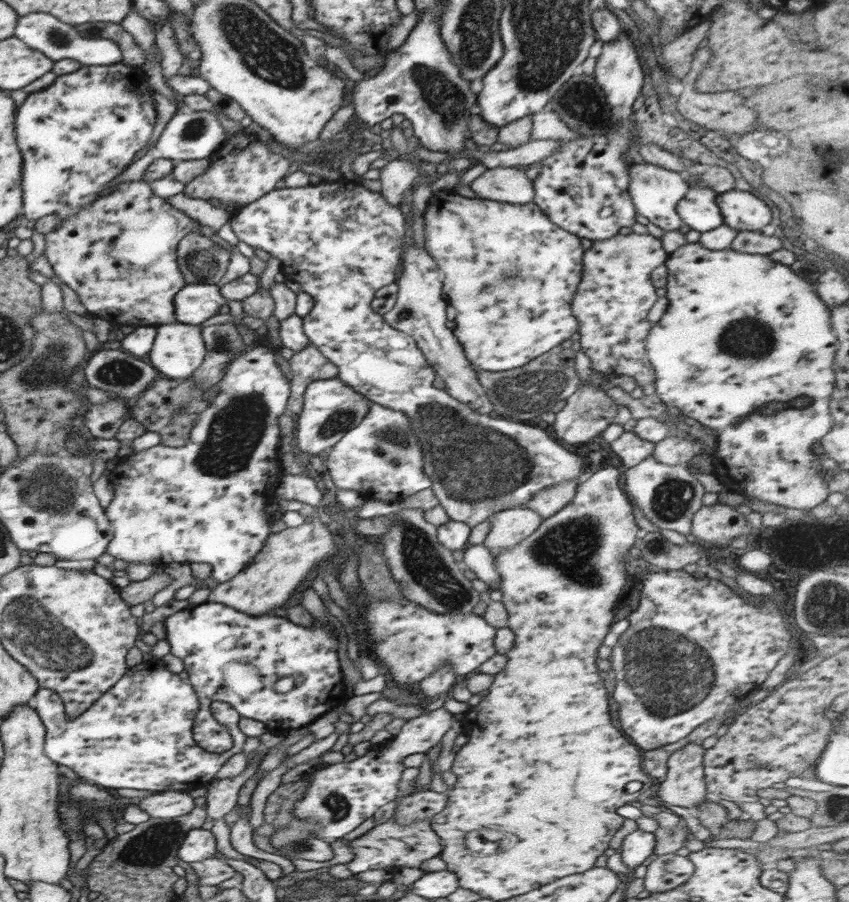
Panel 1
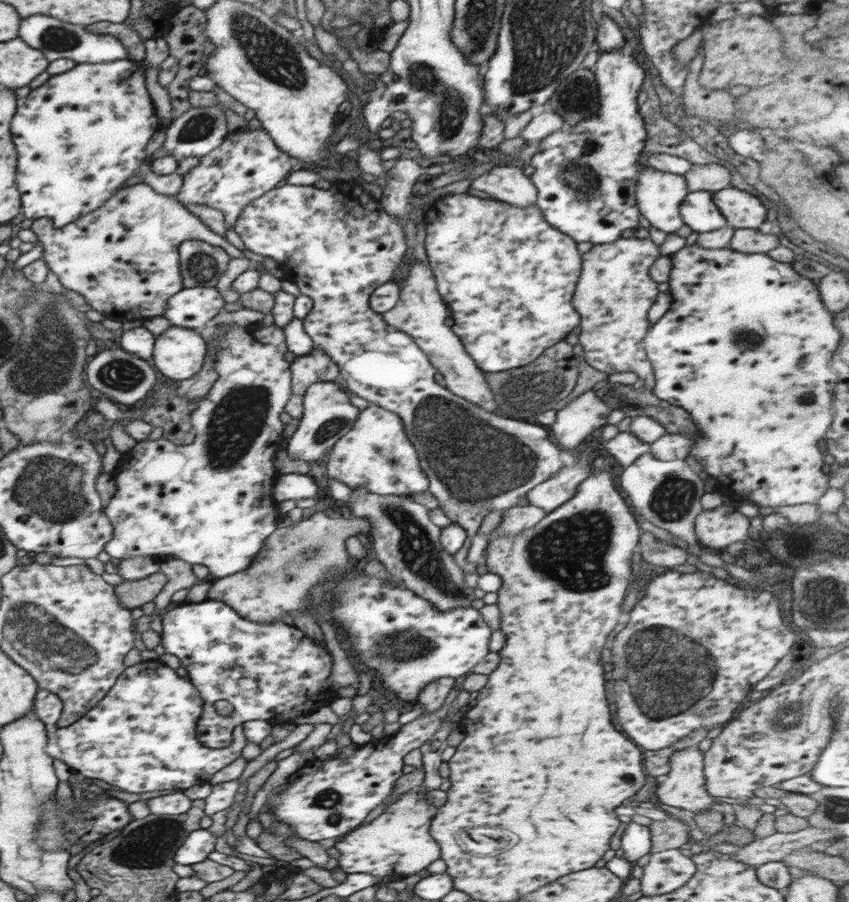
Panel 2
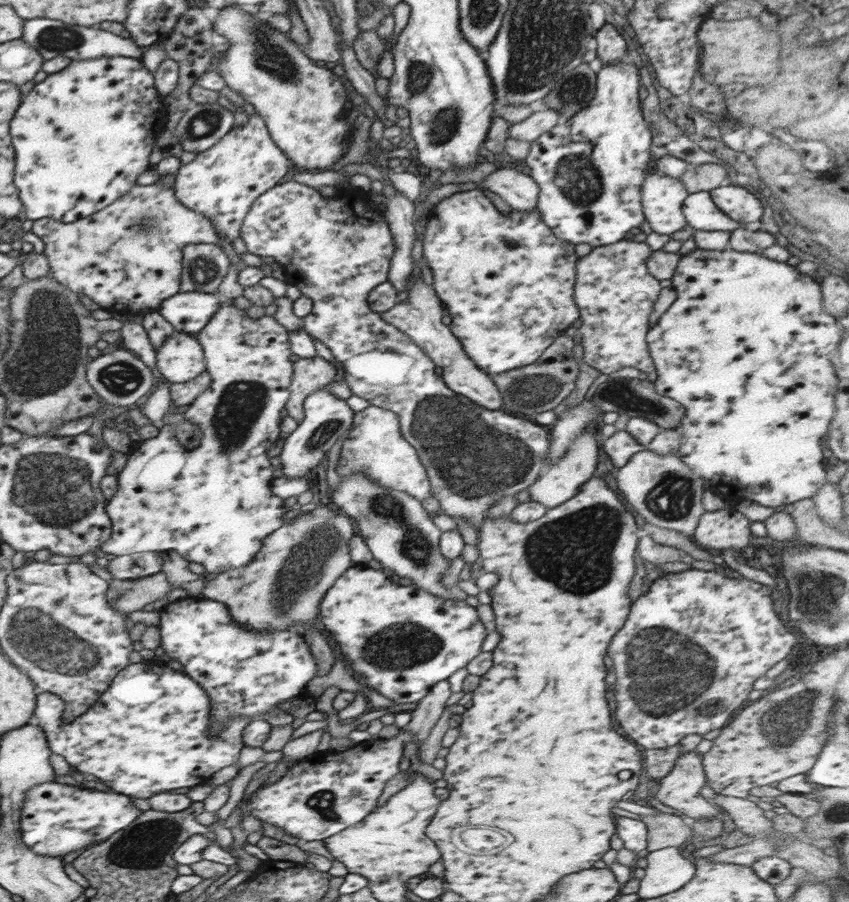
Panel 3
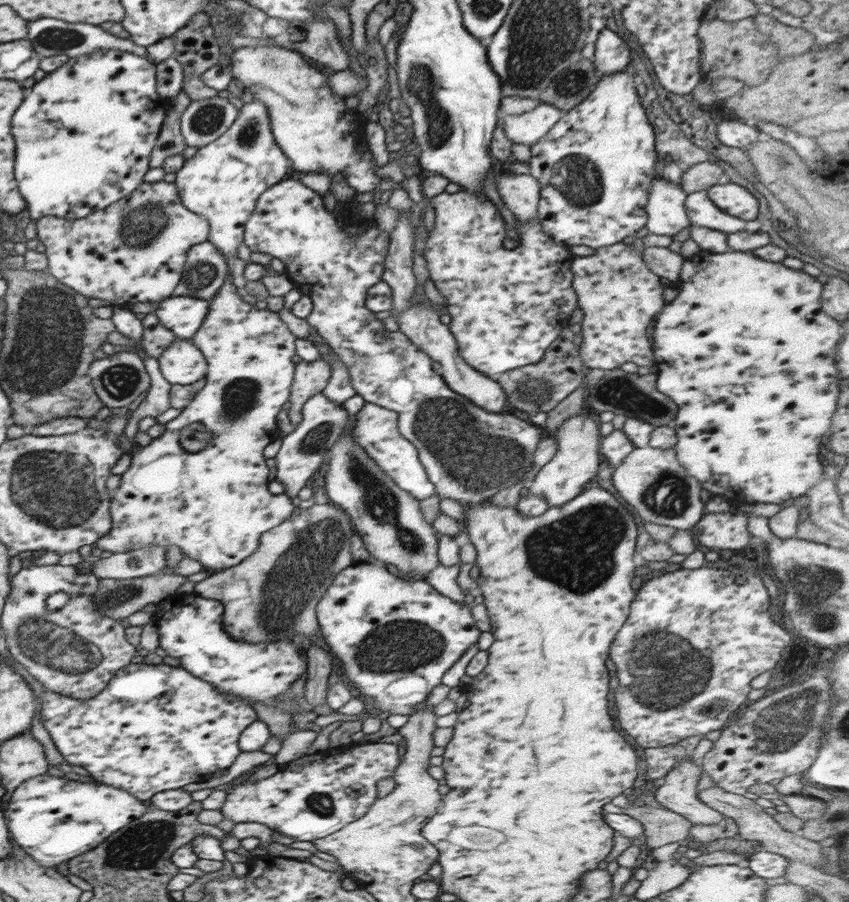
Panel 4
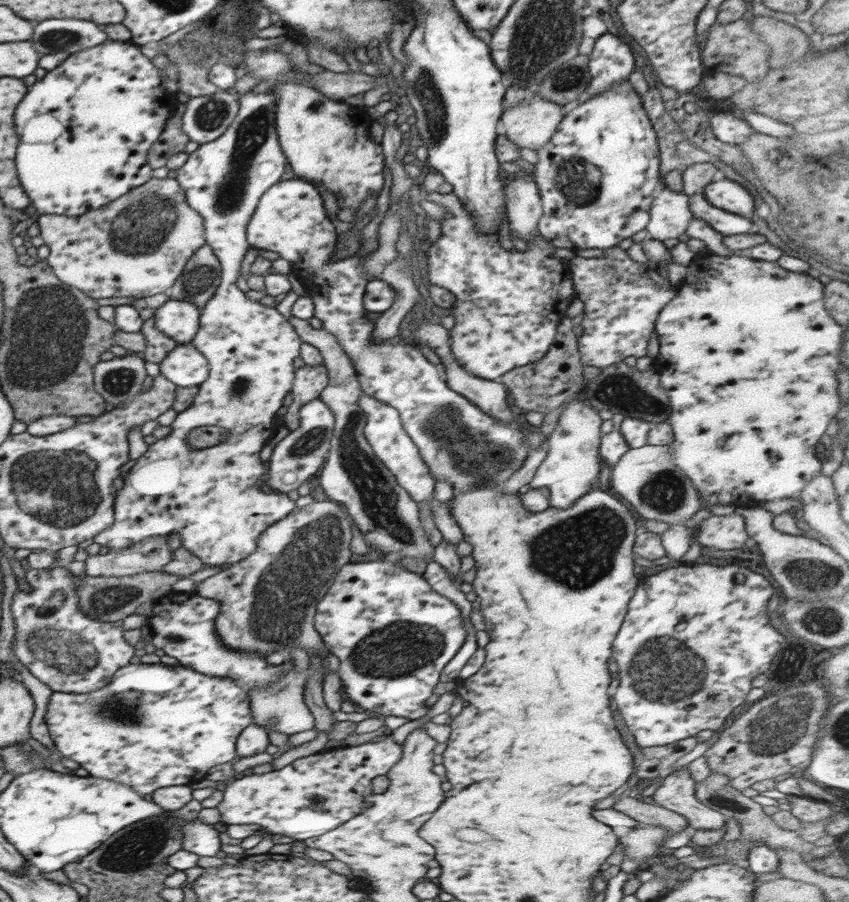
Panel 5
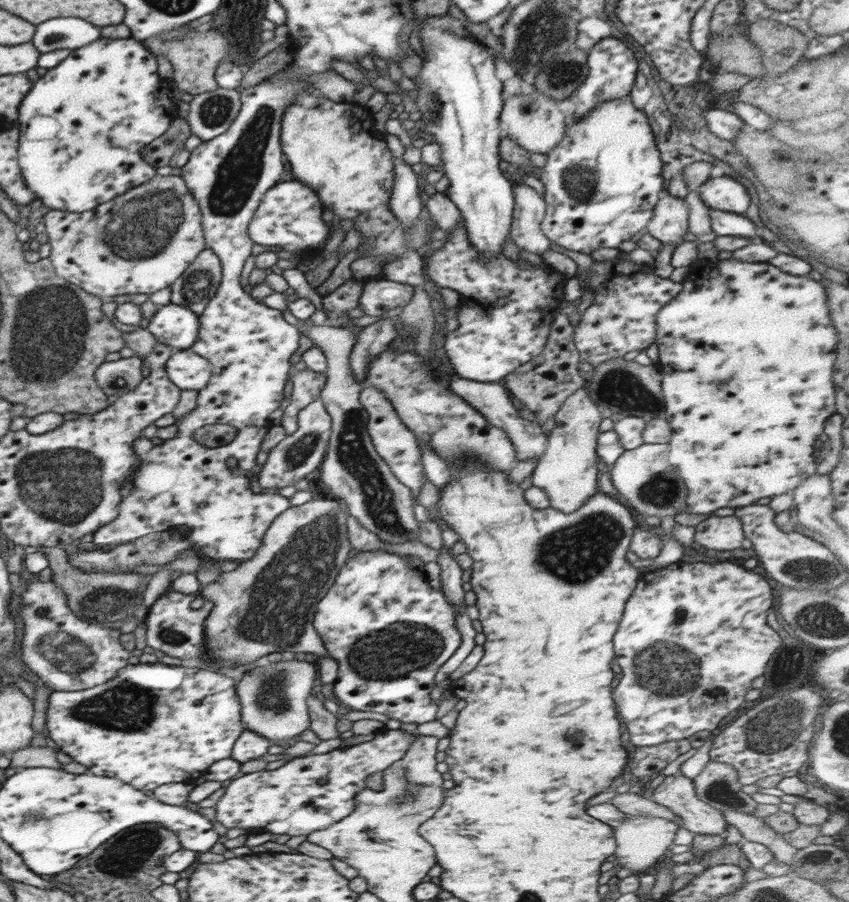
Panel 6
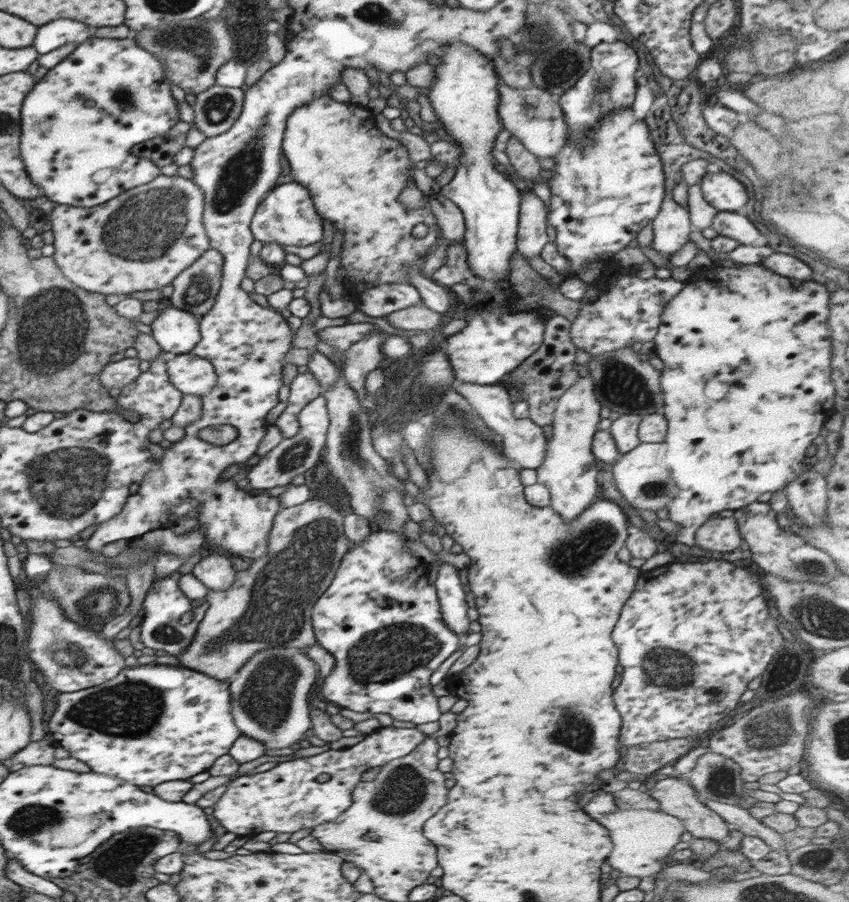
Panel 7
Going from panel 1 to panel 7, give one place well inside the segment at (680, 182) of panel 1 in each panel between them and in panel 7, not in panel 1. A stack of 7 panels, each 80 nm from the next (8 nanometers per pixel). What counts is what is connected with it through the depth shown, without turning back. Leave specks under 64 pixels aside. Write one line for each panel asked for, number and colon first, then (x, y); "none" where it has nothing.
2: (659, 195)
3: (662, 196)
4: (666, 213)
5: (670, 213)
6: (670, 218)
7: (671, 226)

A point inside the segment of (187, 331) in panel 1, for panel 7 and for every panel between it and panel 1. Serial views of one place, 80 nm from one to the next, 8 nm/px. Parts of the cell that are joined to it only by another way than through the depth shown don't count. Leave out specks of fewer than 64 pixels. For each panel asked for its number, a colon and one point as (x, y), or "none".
2: (179, 353)
3: (181, 358)
4: (182, 363)
5: (185, 366)
6: (187, 370)
7: (189, 373)

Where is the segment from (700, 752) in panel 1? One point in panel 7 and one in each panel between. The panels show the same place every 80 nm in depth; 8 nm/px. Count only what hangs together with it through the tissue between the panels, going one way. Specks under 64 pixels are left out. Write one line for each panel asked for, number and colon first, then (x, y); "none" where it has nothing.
2: (684, 786)
3: (680, 789)
4: (678, 792)
5: (677, 790)
6: (677, 792)
7: (676, 796)

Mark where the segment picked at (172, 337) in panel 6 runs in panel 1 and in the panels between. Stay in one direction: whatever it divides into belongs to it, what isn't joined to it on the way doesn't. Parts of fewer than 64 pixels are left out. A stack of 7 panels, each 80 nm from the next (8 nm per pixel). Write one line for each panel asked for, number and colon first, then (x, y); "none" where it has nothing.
1: (195, 303)
2: (193, 308)
3: (188, 312)
4: (183, 315)
5: (178, 319)

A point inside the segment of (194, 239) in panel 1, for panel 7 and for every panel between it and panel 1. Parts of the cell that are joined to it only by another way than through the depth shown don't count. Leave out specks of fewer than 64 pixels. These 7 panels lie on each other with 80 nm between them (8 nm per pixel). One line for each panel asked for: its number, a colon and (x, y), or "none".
2: (201, 264)
3: (204, 265)
4: (205, 269)
5: (201, 276)
6: (199, 282)
7: (195, 289)

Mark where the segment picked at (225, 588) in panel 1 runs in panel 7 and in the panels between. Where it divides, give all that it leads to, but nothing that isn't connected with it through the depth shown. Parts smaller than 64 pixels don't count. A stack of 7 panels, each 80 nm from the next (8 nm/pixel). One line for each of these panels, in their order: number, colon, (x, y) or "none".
2: (281, 578)
3: (285, 582)
4: (273, 594)
5: (268, 601)
6: (266, 604)
7: (269, 606)

